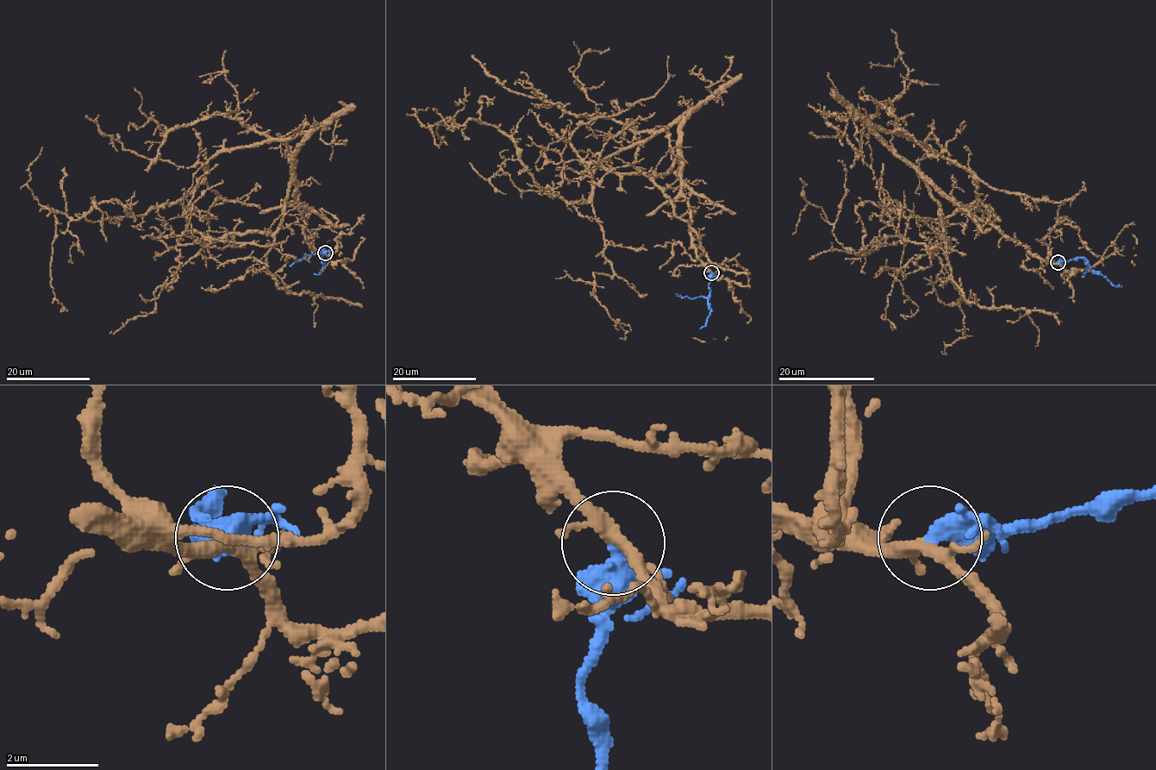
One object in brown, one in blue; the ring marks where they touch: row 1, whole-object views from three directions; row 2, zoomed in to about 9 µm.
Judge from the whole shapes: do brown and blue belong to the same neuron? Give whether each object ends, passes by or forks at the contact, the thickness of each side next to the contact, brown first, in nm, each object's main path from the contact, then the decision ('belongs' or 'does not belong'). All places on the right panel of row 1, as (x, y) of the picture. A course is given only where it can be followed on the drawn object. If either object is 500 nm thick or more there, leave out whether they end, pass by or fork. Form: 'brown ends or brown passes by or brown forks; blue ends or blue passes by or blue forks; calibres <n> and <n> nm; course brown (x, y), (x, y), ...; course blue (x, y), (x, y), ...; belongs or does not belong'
brown forks; blue passes by; calibres 240 and 360 nm; course brown (1057, 261), (940, 193), (871, 126), (976, 181), (943, 218), (882, 214), (911, 211), (893, 330); course blue (1058, 261), (1084, 258), (1093, 270), (1099, 272), (1118, 287), (1121, 285); belongs

